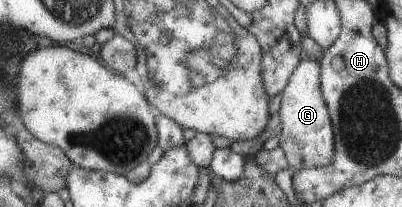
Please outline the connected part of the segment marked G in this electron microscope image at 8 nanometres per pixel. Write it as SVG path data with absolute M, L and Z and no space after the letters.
M303 55L302 62L291 75L282 91L280 117L283 123L279 145L285 150L294 170L301 168L325 168L334 163L336 156L336 133L328 103L321 85L322 64Z

